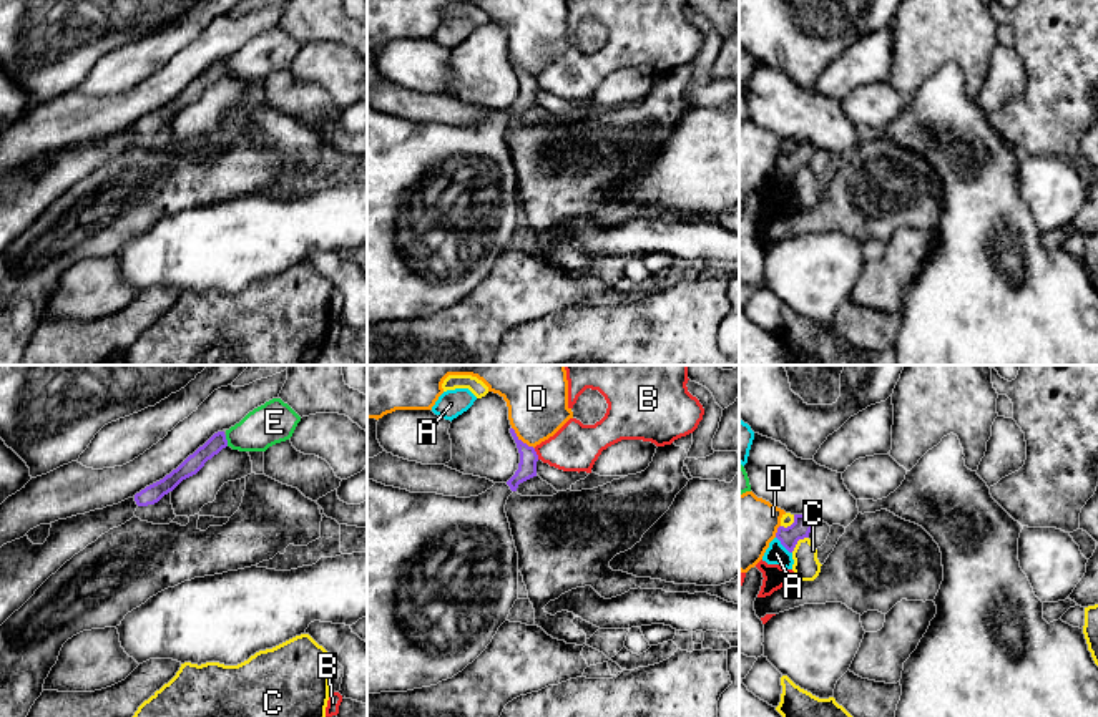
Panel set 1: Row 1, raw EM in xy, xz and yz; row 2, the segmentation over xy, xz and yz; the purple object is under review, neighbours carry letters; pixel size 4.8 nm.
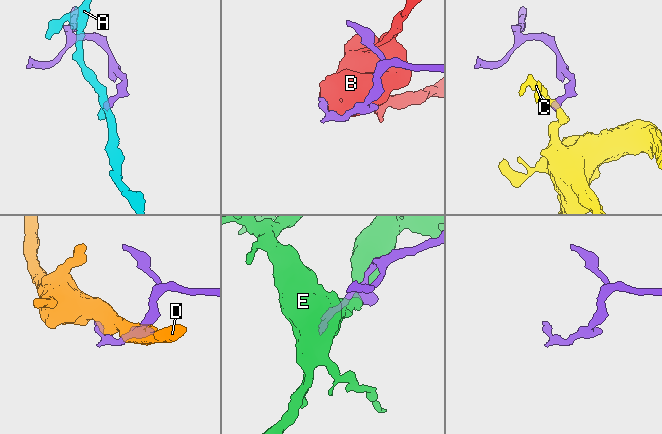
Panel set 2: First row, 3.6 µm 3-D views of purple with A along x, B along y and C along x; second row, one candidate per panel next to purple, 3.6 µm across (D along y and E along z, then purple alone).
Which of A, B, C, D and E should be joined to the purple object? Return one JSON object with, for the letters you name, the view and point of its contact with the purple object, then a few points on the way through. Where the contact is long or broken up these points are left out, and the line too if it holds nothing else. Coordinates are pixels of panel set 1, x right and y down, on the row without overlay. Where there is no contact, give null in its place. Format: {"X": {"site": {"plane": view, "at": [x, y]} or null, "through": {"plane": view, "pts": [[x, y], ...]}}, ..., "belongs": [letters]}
{"belongs": []}

